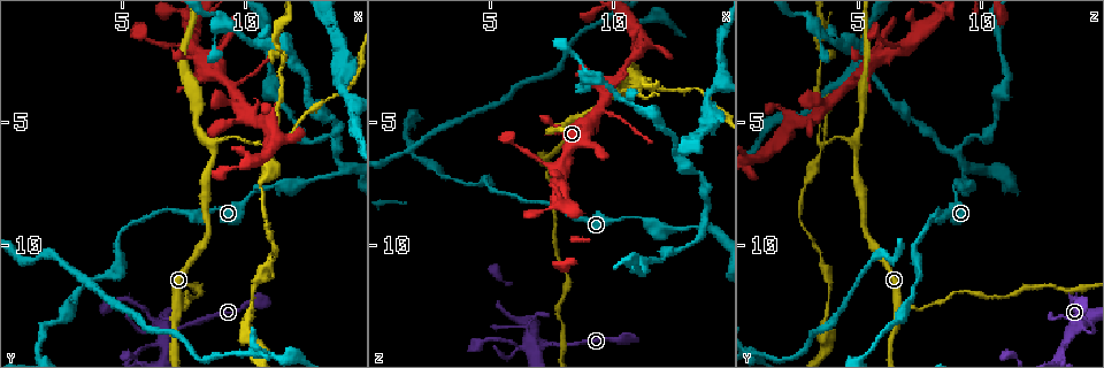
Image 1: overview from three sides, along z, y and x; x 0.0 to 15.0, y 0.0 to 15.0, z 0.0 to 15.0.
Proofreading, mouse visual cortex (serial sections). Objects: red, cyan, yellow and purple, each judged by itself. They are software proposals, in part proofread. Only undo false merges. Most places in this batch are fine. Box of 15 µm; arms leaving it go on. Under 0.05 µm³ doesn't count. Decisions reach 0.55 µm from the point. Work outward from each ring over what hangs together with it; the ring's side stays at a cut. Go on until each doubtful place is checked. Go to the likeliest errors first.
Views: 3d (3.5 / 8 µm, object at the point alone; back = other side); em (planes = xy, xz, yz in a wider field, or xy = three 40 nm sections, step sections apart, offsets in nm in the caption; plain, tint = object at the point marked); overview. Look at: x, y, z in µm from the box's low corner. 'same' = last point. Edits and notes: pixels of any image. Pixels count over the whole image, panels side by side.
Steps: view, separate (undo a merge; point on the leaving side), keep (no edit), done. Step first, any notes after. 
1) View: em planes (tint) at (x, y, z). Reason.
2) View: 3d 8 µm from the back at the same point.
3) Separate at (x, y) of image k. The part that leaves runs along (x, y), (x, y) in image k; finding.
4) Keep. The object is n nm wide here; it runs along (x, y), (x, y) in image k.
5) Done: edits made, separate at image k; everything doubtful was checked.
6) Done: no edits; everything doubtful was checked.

View: 3d 8 µm at (13.7, 6.4, 9.1). Arms part here.

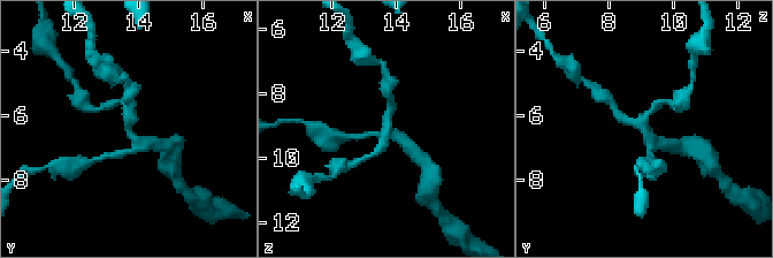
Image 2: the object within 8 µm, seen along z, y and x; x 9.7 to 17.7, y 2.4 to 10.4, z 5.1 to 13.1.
View: 3d 3.5 µm at (13.7, 6.4, 9.1). Zoom in.

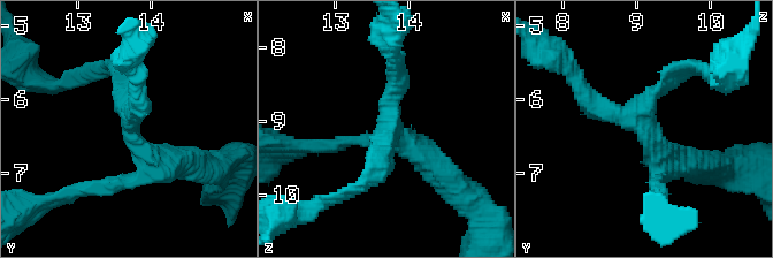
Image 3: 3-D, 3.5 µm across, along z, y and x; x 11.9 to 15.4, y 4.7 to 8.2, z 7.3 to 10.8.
View: em xy step 1 (tint) at (13.70, 6.45, 9.10). Need the tissue.

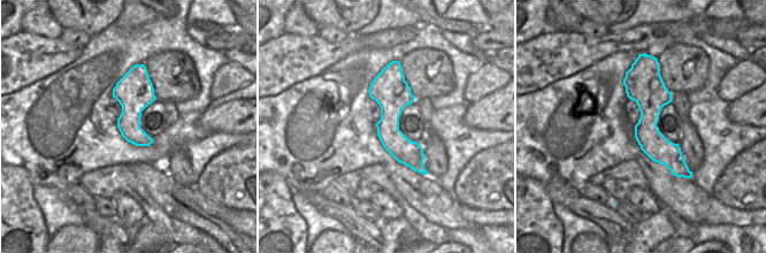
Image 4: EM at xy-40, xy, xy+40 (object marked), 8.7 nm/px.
Keep. The object is 260 nm wide here; it runs along (636, 66), (649, 137), (679, 174) in image 4; continuous, no second cell.

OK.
View: 3d 3.5 µm at (6.7, 13.2, 14.0). Thin arm on a thick one.

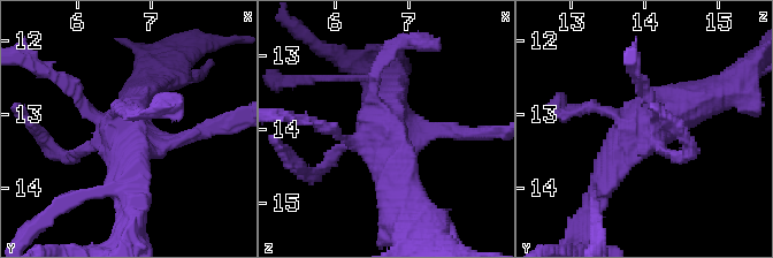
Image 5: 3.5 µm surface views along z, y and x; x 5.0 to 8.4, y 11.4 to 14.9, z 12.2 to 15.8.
View: em xy step 3 (tint) at (6.75, 13.30, 14.00). Need the tissue.

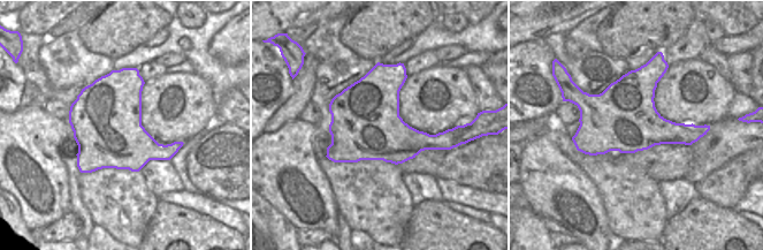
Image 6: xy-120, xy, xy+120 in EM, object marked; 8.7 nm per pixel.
Keep. It runs along (199, 130), (138, 144), (78, 91) in image 5; all the same cell.

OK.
View: 3d 8 µm at (8.6, 6.0, 4.8). Three-way junction.

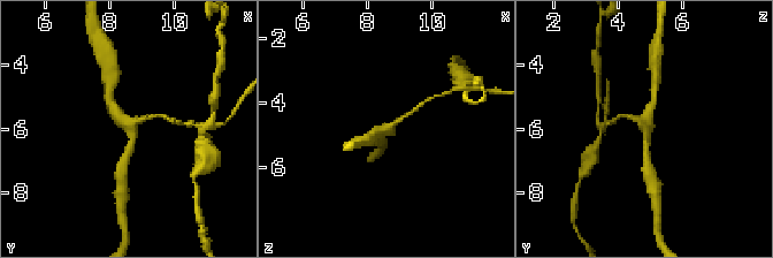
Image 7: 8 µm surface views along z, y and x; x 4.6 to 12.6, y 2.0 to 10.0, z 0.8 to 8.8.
View: em xy step 5 (tint) at (8.7, 6.0, 4.9). 3 arms meet here; the arms are 150, 200, 250 nm wide.

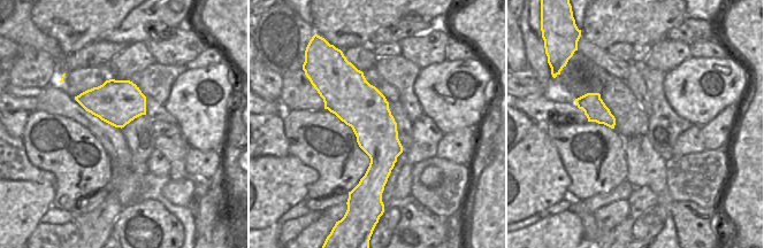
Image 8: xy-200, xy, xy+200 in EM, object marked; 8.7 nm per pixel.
Keep. It runs along (124, 160), (132, 124), (155, 115) in image 7; all the same cell.

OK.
View: 3d 3.5 µm at (10.9, 6.0, 3.6). Four arms meet.

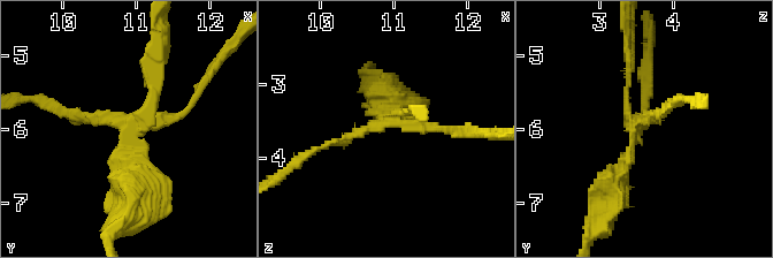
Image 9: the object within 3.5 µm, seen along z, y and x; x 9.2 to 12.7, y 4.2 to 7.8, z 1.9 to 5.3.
View: em xy step 2 (tint) at (10.85, 6.00, 3.55). 4 arms meet here; the arms are 100, 100, 150, 250 nm wide; shape alone is not enough.

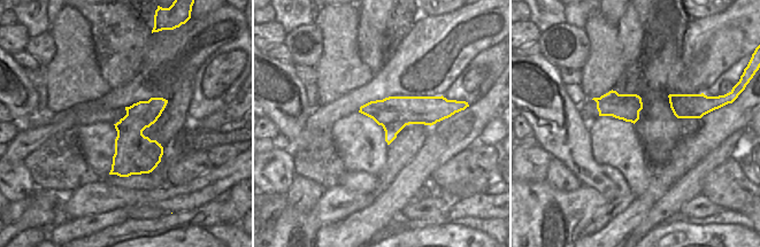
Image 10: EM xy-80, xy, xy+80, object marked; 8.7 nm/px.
Separate at (151, 74) of image 9. The part that leaves runs along (130, 130), (134, 209), (115, 229) in image 9; two cells meet here.

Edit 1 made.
View: 3d 3.5 µm at (7.2, 12.5, 6.7). Three arms meet.

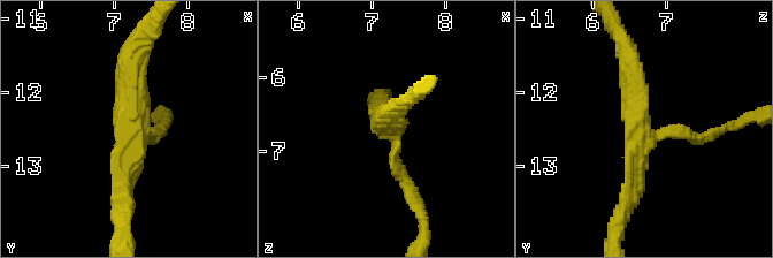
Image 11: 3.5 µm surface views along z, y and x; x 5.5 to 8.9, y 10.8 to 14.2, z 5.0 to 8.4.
View: em planes (tint) at (7.25, 12.60, 6.65). 3 arms meet here; the arms are 200, 250, 250 nm wide.

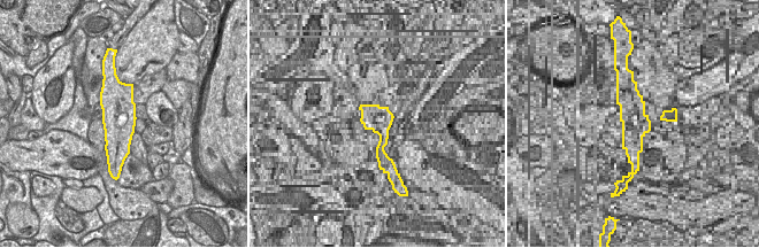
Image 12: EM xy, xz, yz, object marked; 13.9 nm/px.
Keep. The object is 480 nm wide here; it runs along (629, 61), (641, 136), (711, 136) in image 11; continuous, no second cell.

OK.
Done: edits made, separate at image 9; everything doubtful was checked.

